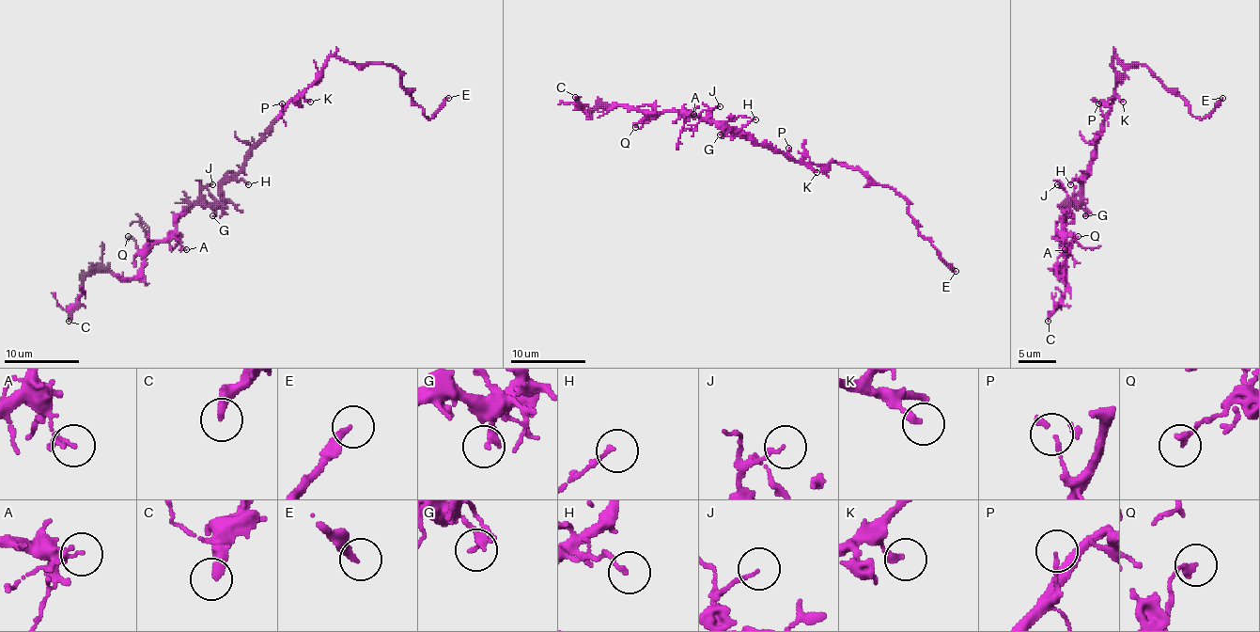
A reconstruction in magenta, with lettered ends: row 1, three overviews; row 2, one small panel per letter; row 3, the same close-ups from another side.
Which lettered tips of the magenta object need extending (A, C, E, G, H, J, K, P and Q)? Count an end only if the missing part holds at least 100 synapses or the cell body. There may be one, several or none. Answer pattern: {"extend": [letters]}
{"extend": ["C"]}

